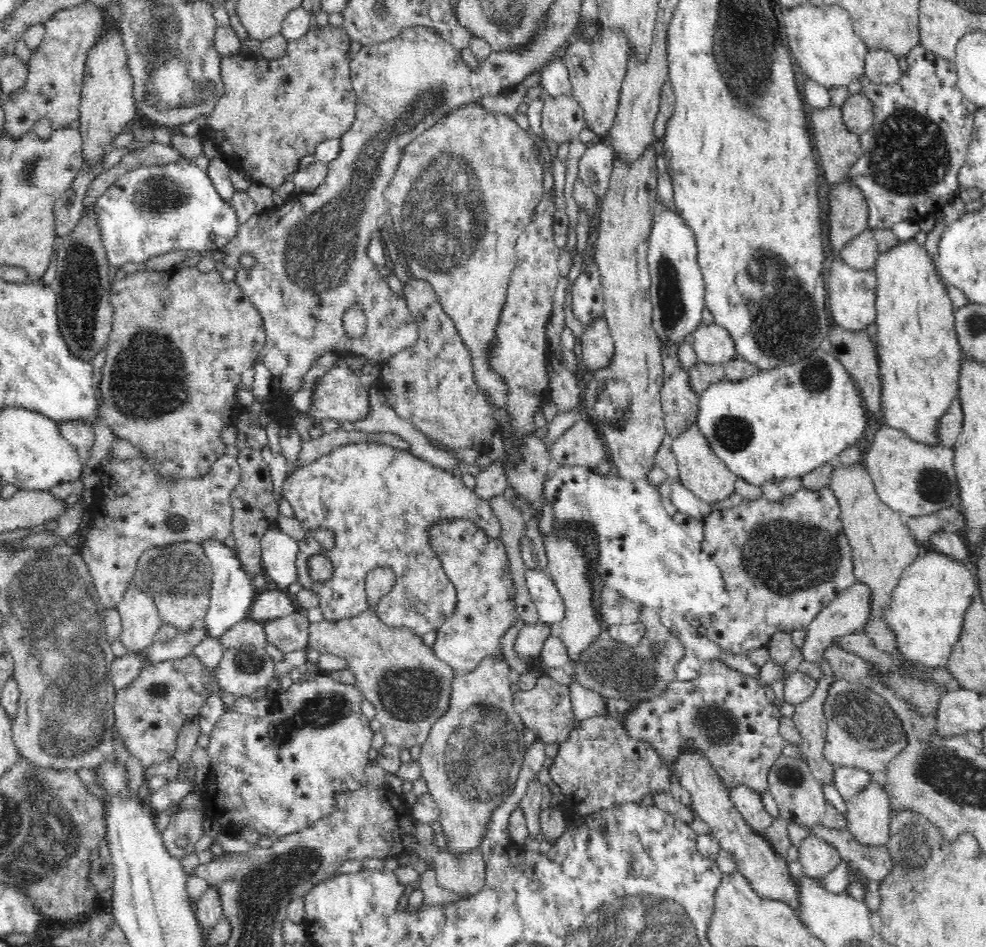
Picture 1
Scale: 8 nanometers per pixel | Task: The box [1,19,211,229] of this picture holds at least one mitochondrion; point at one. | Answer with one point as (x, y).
(33, 168)

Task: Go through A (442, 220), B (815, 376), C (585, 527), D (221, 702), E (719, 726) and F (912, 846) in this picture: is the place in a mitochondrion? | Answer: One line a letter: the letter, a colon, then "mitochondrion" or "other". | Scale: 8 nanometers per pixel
A: mitochondrion
B: mitochondrion
C: mitochondrion
D: other
E: mitochondrion
F: mitochondrion

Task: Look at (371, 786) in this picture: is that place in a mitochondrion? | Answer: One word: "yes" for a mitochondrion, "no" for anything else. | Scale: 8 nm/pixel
no

